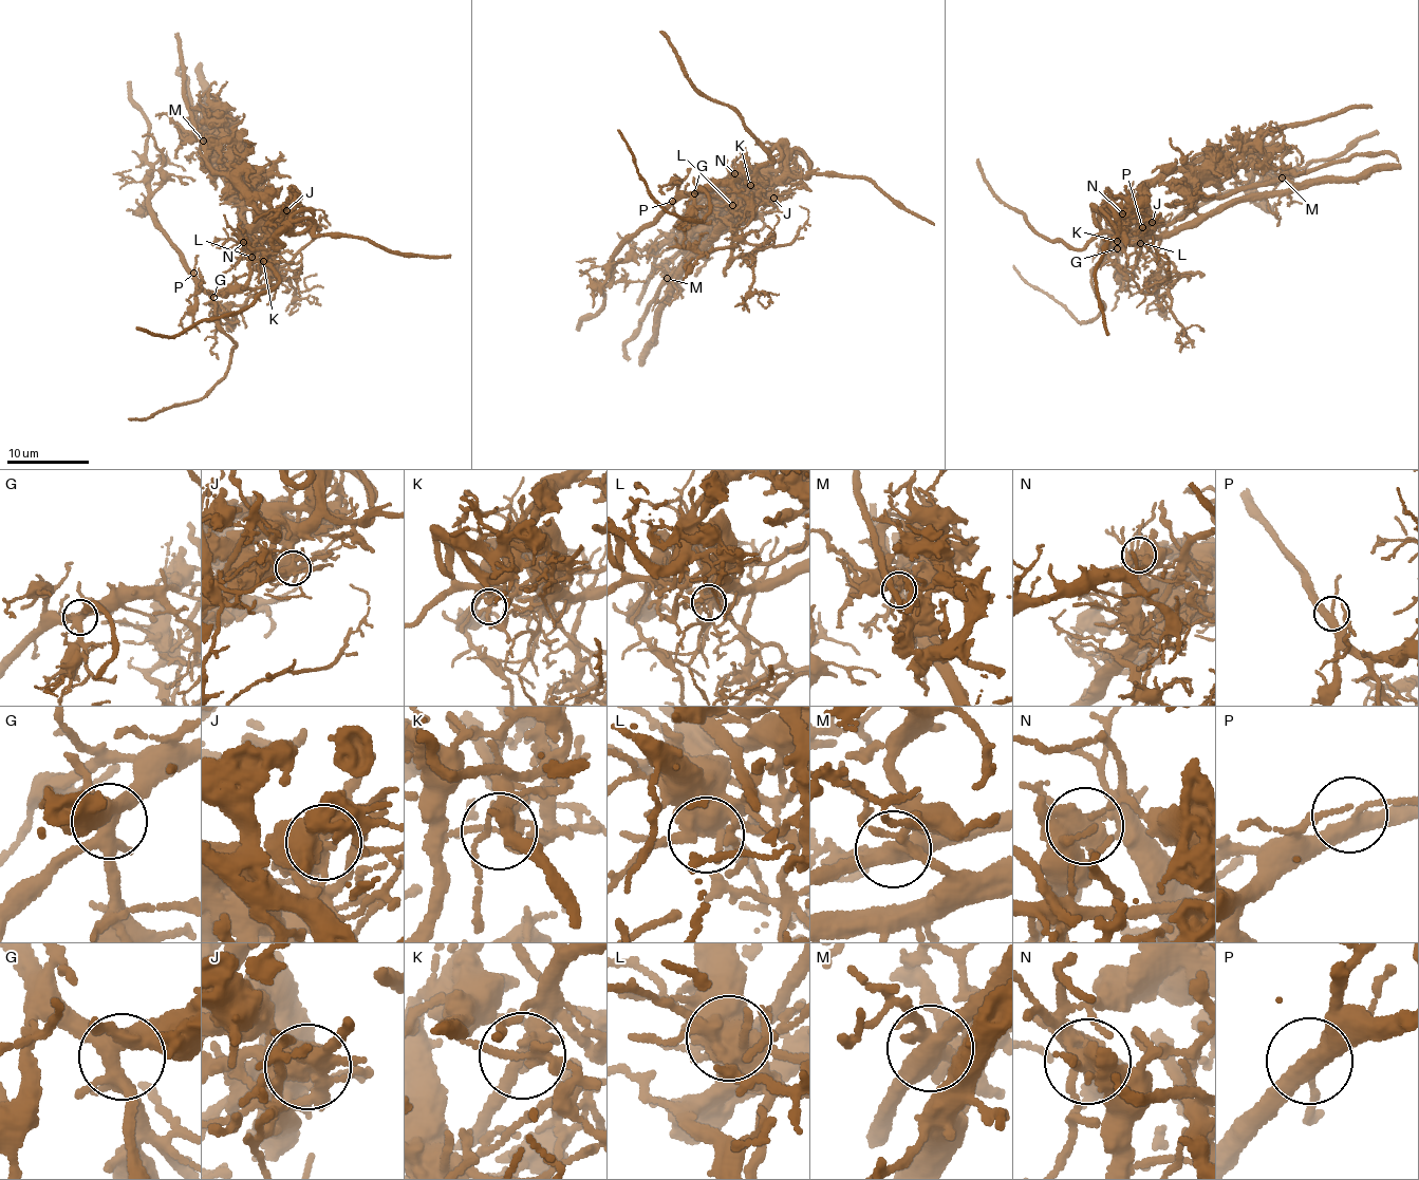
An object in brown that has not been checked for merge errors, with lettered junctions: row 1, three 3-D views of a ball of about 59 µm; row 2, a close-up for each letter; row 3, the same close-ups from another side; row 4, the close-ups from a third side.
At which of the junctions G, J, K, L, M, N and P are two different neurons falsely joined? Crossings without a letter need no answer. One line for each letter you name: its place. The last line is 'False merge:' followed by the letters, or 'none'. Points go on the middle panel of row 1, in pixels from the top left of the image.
J: (773, 198)
K: (750, 185)
M: (667, 278)
N: (734, 173)
False merge: J, K, M, N

